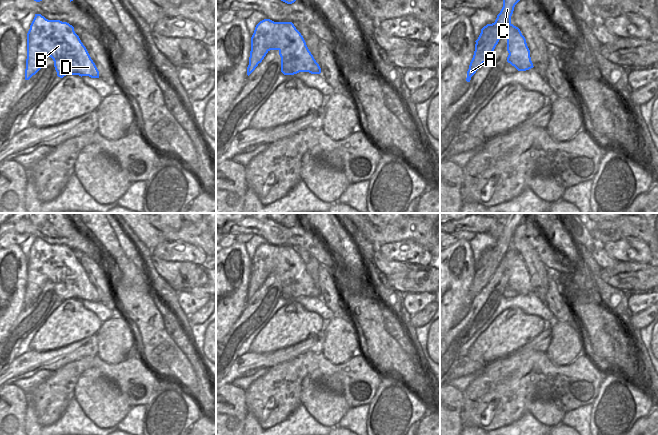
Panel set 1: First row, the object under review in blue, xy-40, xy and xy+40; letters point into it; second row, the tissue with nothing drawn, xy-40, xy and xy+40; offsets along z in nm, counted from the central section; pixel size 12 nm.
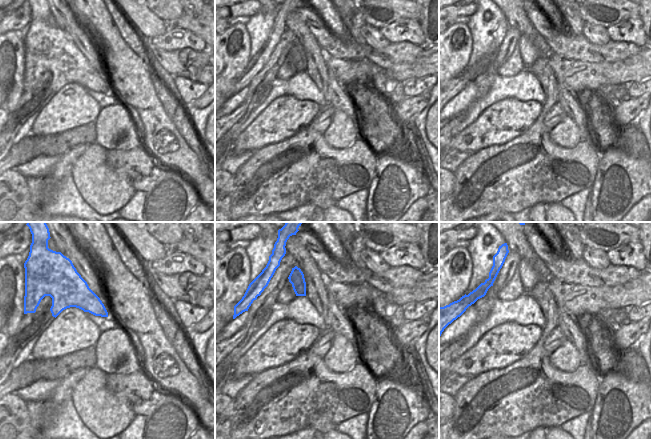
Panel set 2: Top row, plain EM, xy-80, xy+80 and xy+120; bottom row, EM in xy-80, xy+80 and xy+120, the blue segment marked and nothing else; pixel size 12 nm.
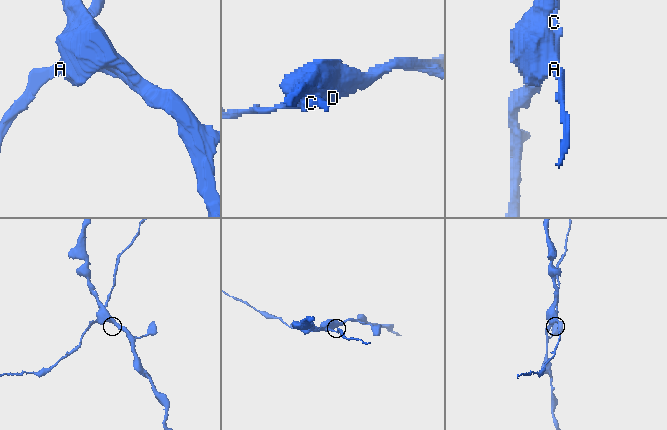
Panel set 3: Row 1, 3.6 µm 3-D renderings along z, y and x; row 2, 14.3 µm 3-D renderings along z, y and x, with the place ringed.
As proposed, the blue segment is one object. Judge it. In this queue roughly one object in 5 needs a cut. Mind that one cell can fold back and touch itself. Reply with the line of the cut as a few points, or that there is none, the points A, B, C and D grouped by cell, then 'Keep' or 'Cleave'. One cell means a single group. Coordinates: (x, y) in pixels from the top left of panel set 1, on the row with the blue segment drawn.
Split along xy+40 (494, 23), (492, 32), (482, 42), (476, 43). Groups: A C / B D. Cleave.

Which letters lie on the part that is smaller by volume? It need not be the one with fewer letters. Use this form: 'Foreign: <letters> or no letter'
Foreign: A, C

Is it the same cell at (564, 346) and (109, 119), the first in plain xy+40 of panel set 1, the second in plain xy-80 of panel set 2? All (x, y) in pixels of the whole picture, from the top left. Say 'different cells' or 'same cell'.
same cell

